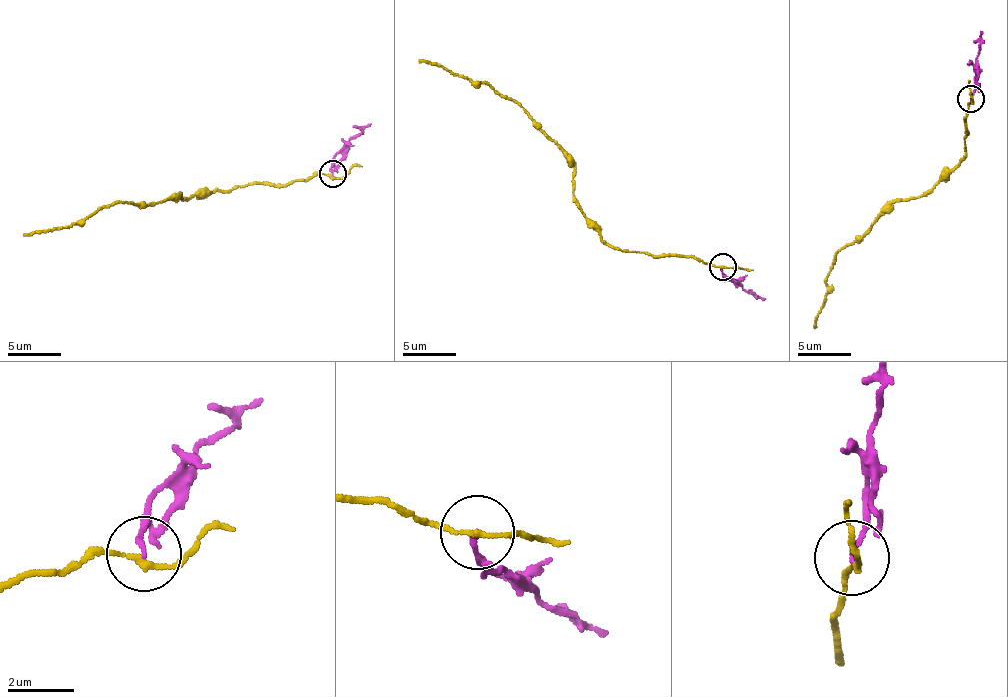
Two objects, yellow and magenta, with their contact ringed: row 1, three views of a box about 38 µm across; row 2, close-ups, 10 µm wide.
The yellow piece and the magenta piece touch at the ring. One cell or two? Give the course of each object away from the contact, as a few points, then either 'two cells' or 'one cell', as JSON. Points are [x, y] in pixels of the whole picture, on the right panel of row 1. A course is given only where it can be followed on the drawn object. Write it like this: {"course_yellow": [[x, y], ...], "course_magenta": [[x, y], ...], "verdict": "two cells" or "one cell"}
{"course_yellow": [[970, 100], [964, 117], [968, 135], [964, 157], [921, 196], [889, 202], [870, 228], [838, 251], [817, 326]], "course_magenta": [[970, 100], [982, 31]], "verdict": "two cells"}

